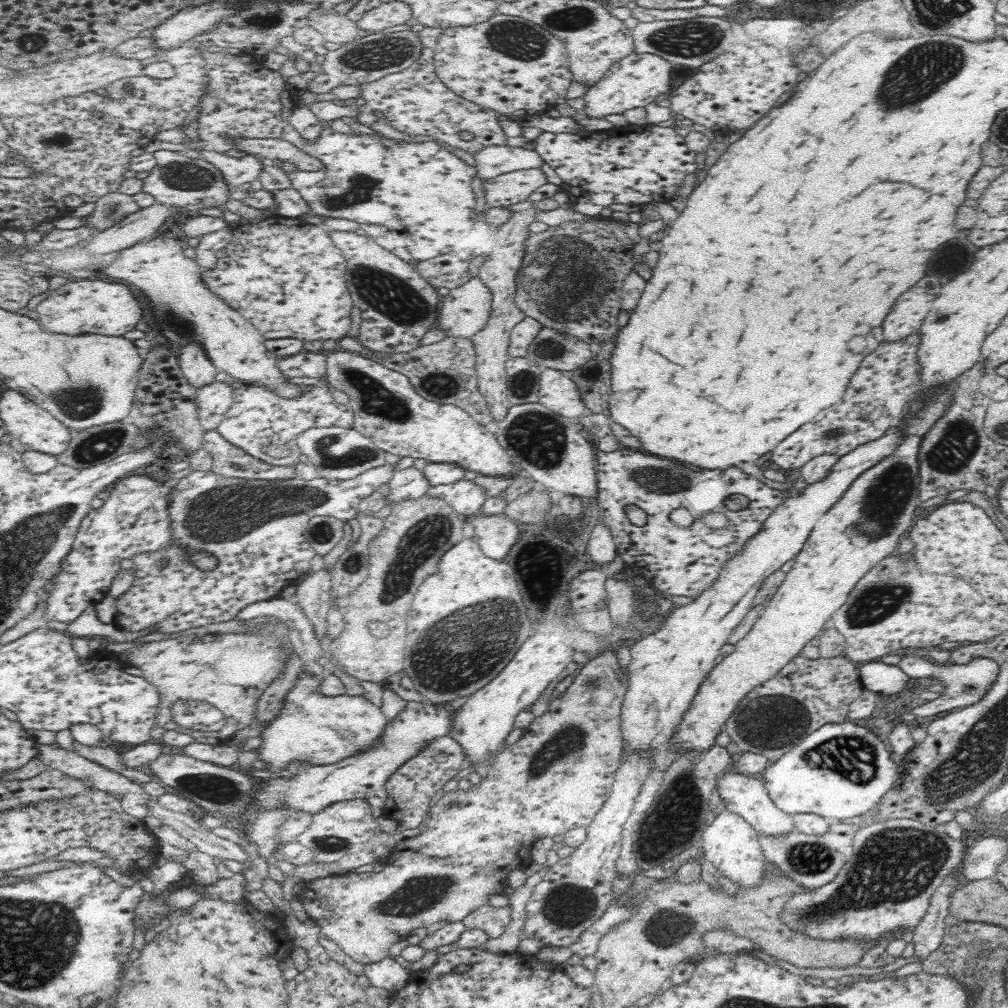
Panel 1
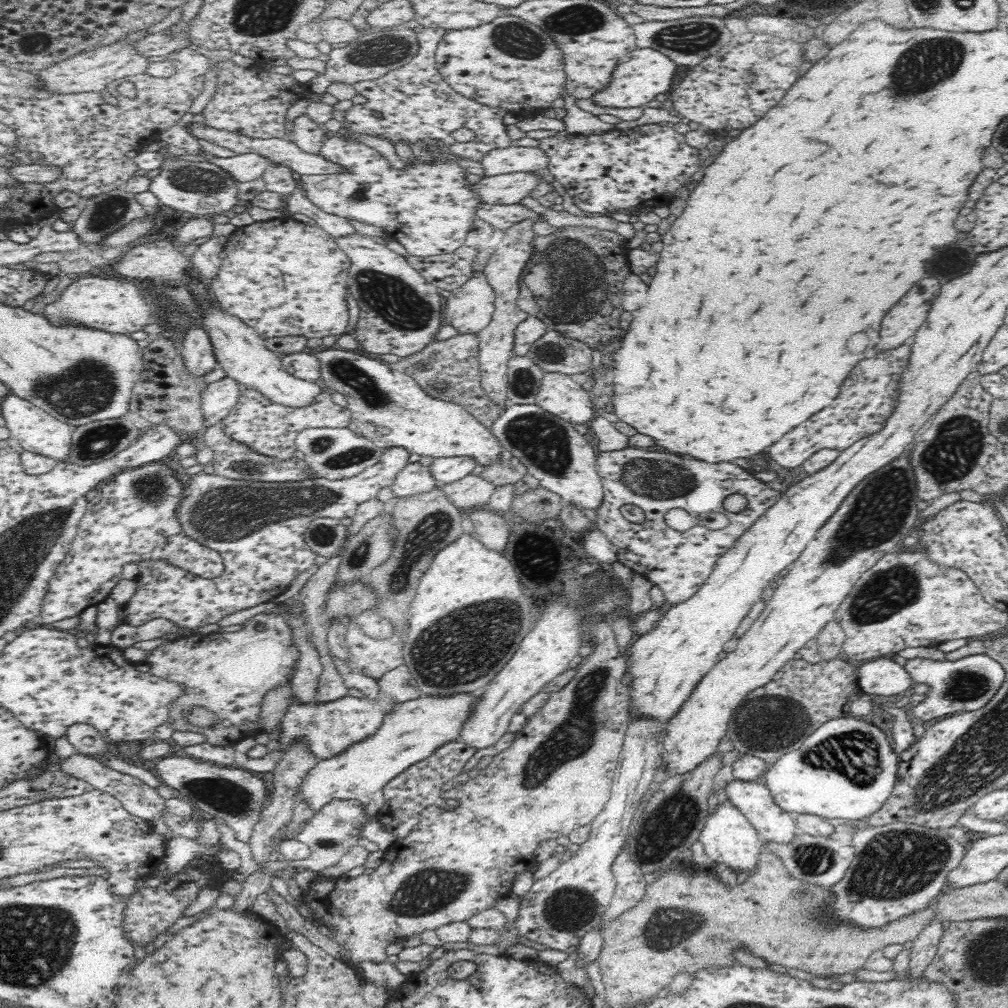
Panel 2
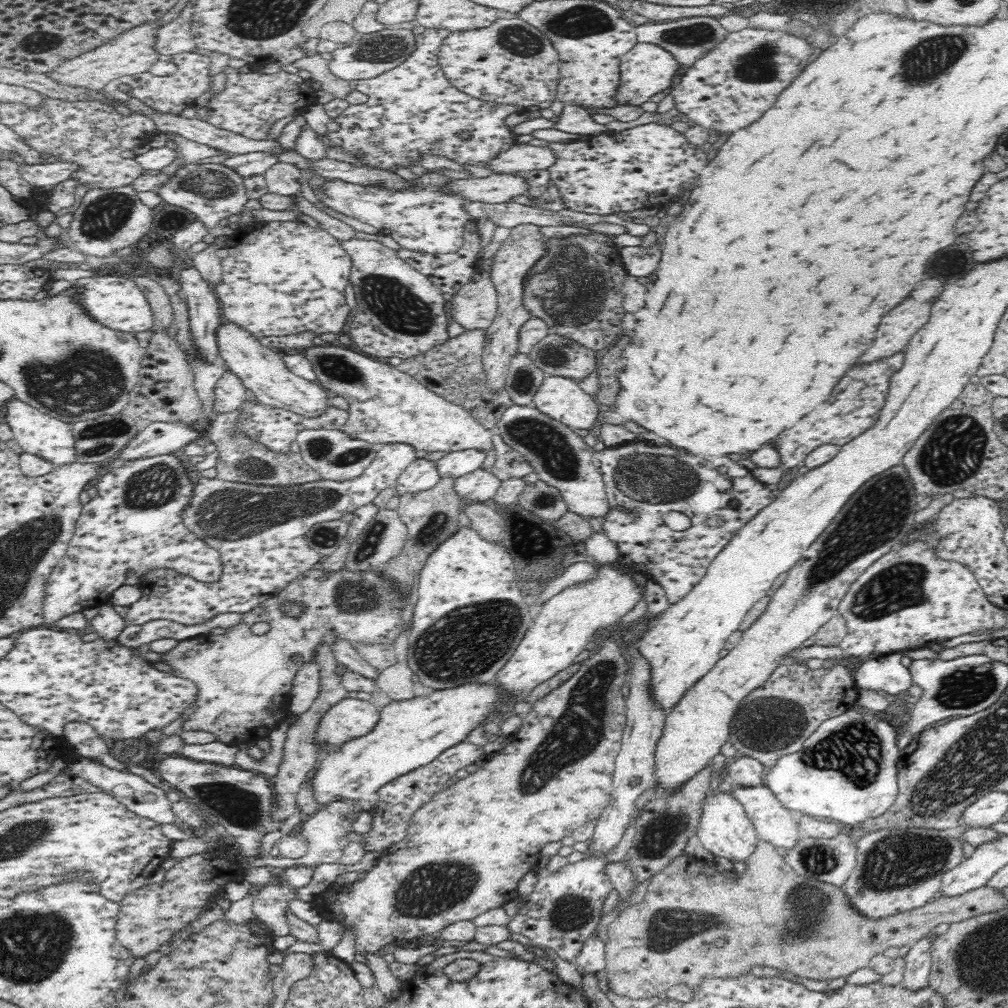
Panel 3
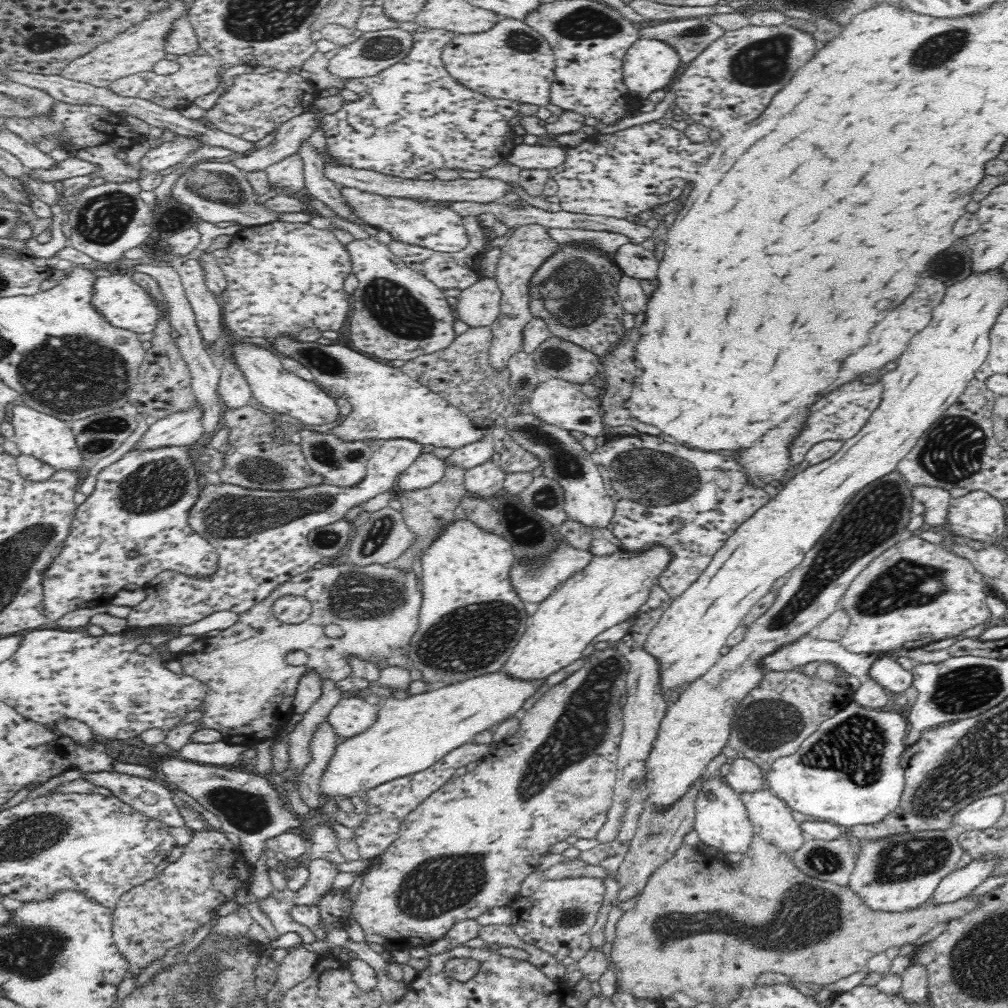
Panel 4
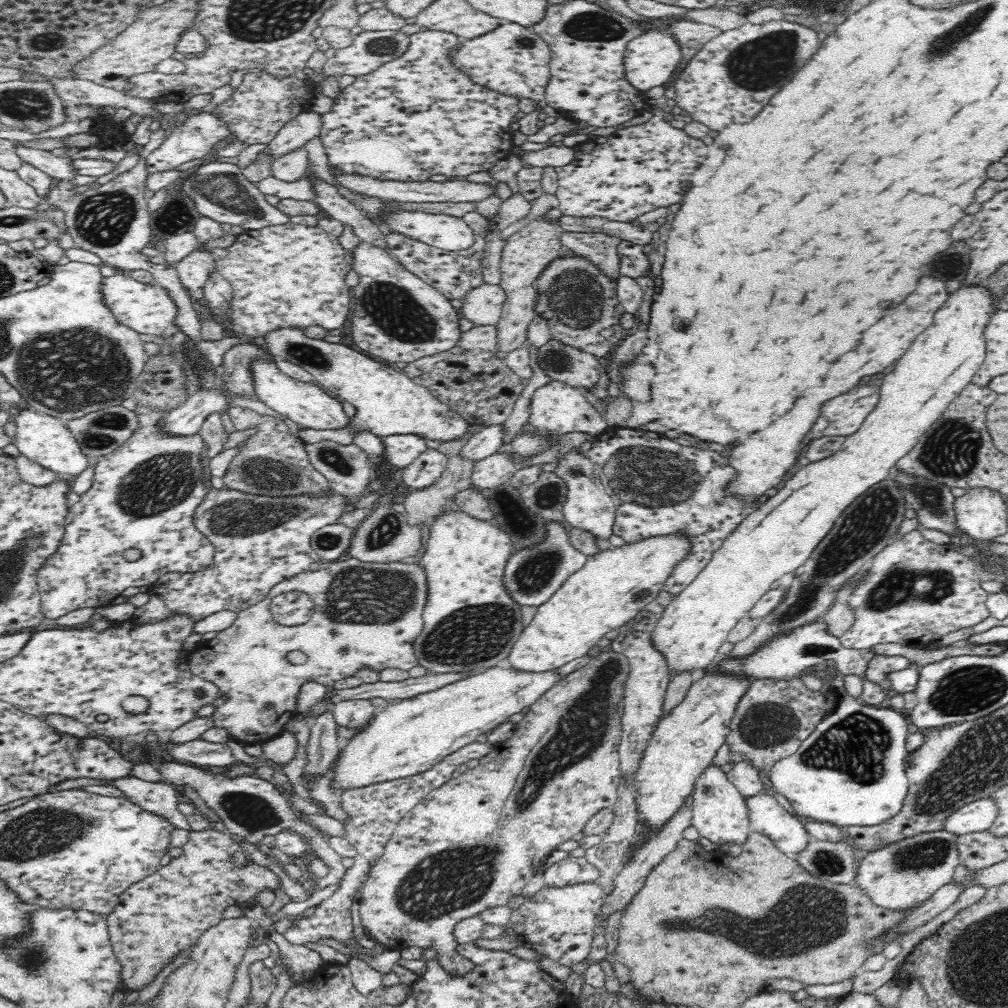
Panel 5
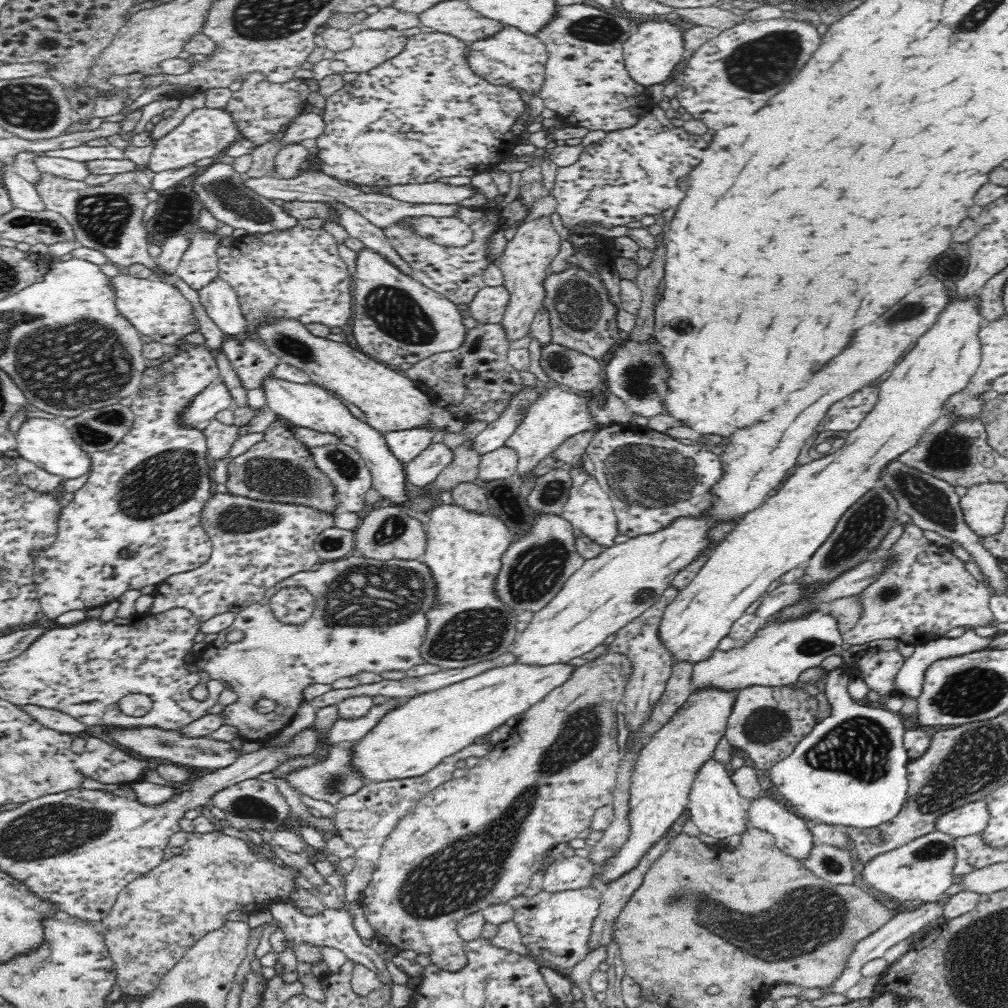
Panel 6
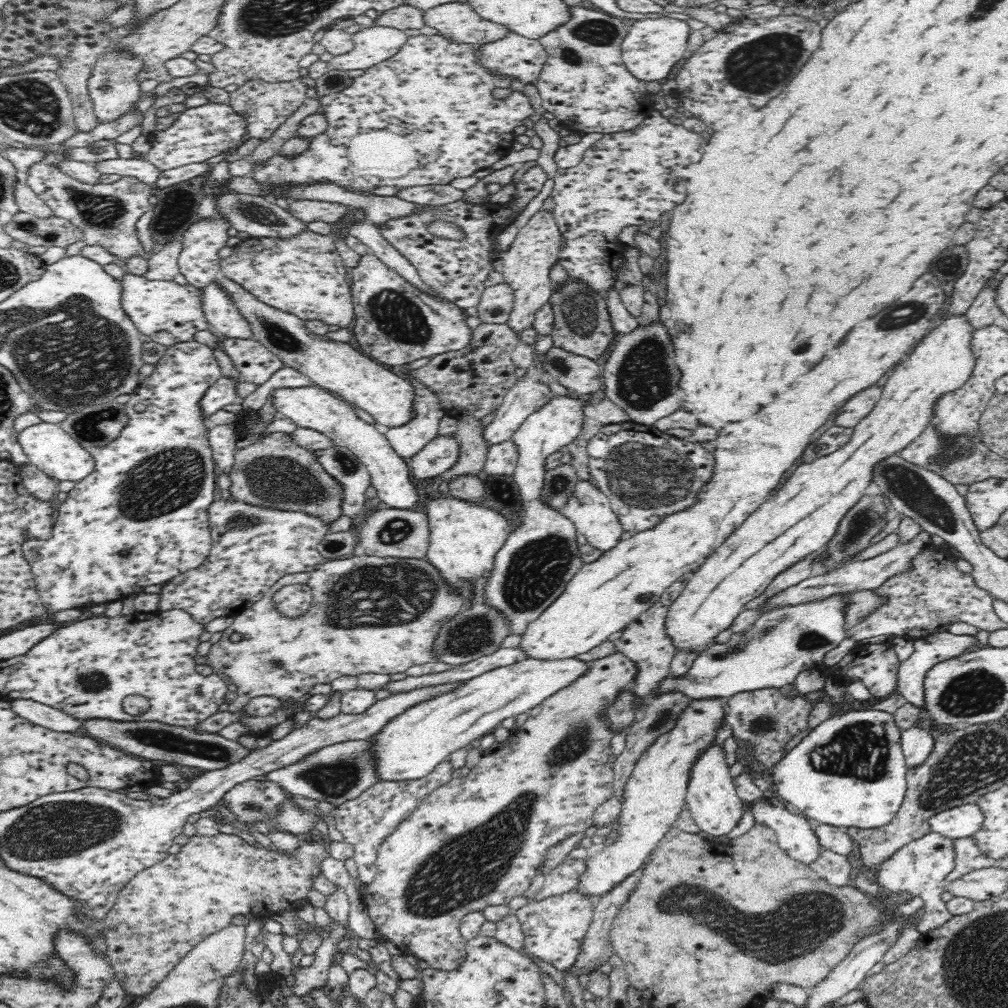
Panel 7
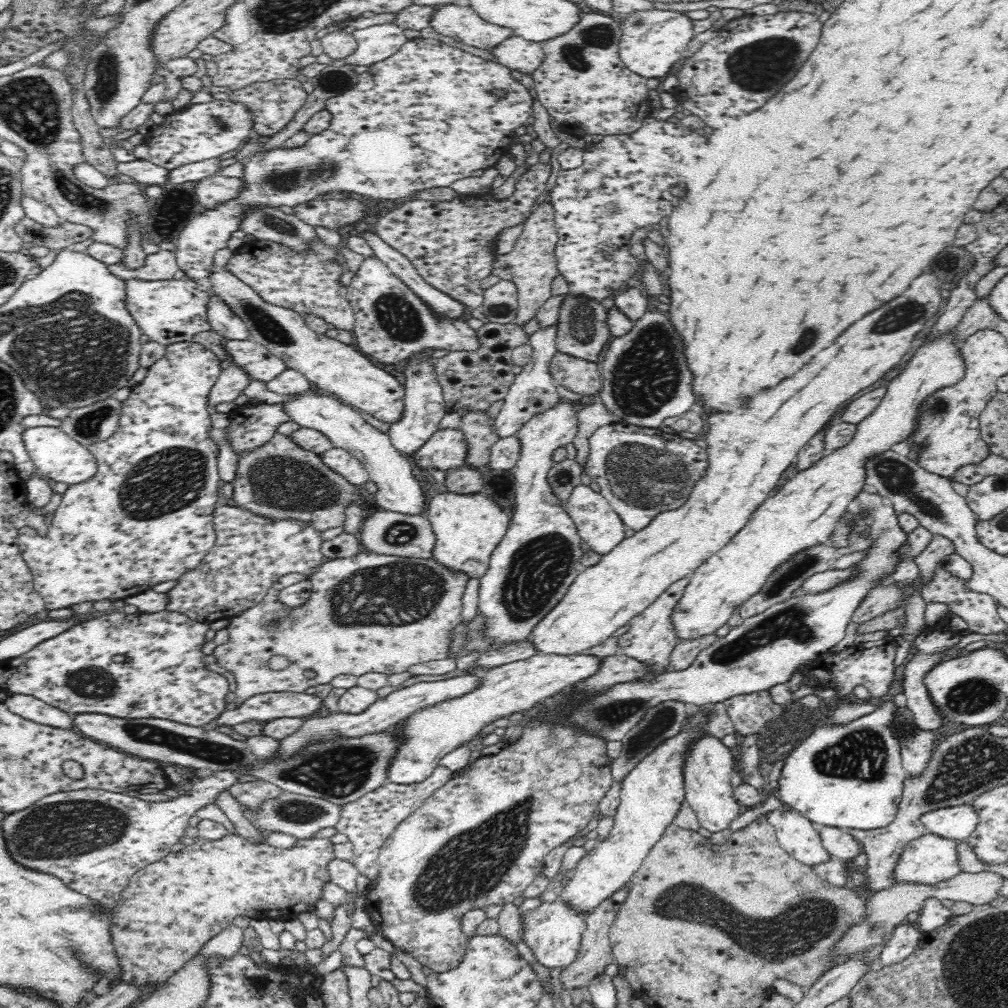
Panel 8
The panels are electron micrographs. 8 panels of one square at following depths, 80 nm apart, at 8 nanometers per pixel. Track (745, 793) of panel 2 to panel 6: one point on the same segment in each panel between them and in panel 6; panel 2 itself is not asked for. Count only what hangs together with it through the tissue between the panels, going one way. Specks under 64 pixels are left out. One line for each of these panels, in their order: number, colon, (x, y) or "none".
3: (772, 821)
4: (772, 820)
5: (767, 816)
6: (793, 837)

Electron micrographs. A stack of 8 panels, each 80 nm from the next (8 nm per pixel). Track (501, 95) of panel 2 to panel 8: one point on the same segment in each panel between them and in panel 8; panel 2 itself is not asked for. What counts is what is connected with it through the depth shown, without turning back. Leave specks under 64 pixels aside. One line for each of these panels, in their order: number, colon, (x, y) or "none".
3: (511, 62)
4: (512, 61)
5: (512, 59)
6: (511, 58)
7: (515, 57)
8: (516, 53)

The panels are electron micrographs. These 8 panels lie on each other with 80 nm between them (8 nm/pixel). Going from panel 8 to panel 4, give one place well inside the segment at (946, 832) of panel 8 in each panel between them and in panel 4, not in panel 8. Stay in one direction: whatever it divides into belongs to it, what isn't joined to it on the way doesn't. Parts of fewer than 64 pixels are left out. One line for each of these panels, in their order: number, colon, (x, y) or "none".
4: (984, 813)
5: (979, 815)
6: (971, 819)
7: (964, 821)

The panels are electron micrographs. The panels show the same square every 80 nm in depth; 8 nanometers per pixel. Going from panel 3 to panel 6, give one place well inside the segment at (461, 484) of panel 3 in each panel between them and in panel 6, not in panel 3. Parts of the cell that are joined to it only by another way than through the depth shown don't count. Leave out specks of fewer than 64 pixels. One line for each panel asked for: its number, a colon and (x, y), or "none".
4: (485, 480)
5: (491, 472)
6: (500, 464)

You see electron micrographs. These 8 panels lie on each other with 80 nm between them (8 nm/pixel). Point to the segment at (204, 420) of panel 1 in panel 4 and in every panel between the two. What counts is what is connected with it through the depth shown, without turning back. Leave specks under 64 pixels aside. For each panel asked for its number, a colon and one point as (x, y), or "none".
2: (218, 399)
3: (229, 394)
4: (234, 392)

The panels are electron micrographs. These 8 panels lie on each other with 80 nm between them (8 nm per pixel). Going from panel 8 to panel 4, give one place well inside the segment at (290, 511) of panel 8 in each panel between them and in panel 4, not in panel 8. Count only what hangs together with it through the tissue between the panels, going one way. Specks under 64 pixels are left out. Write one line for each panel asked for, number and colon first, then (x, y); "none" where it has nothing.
4: (253, 461)
5: (271, 461)
6: (279, 468)
7: (275, 471)

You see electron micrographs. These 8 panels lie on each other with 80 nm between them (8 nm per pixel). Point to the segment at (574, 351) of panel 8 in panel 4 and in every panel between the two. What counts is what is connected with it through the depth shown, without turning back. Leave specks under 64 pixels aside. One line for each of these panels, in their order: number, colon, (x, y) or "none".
4: (575, 292)
5: (580, 304)
6: (582, 315)
7: (582, 325)

